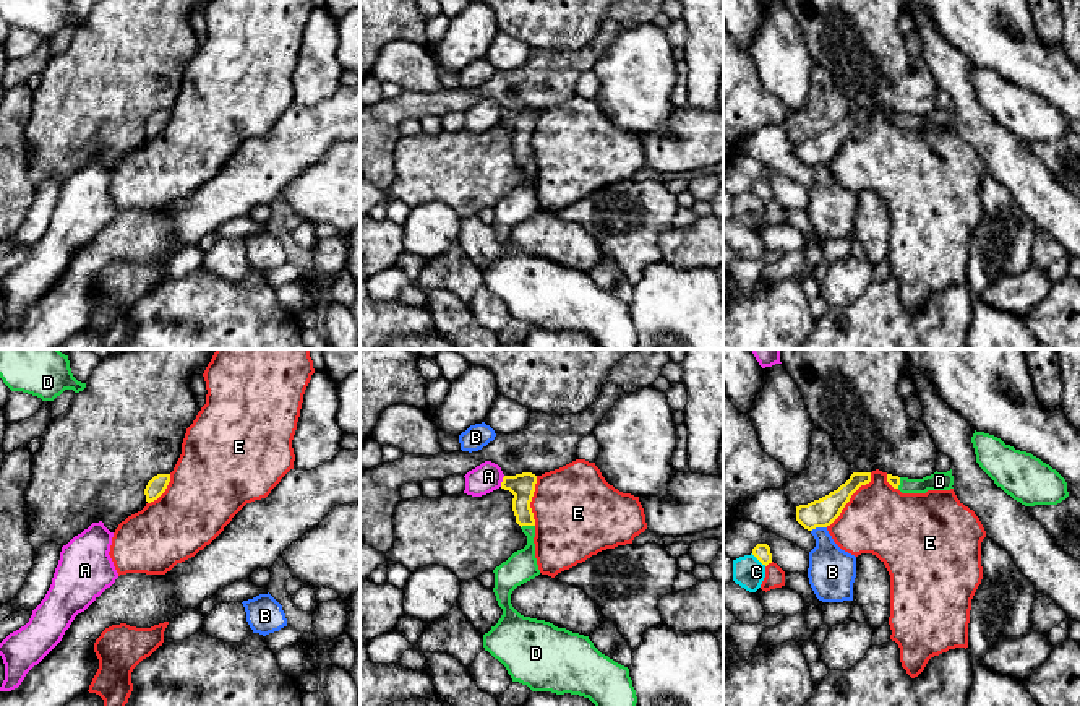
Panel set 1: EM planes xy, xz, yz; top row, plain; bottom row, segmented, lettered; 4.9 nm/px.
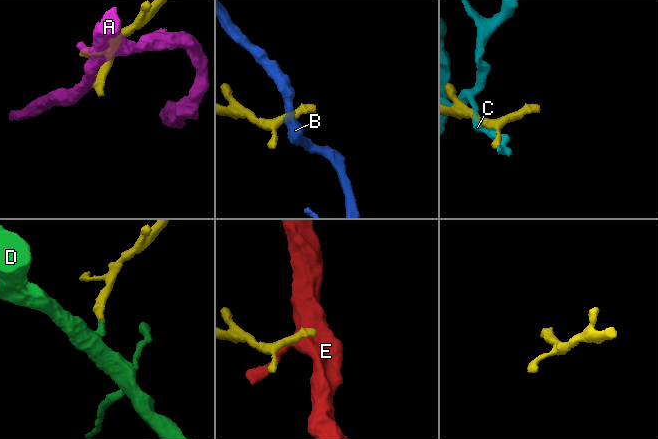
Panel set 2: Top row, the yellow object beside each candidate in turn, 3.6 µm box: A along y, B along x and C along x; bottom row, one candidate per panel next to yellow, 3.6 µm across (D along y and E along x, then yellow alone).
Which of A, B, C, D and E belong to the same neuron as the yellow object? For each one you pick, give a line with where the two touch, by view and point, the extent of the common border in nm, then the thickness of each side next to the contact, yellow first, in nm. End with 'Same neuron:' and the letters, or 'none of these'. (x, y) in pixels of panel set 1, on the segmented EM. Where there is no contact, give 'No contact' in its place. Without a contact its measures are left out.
D: Touches yellow at xz (527, 525). Shared border 70 nm. Thickness 130 nm (yellow) against 160 nm
Same neuron: D

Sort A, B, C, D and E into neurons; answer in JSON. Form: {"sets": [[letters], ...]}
{"sets": [["A"], ["B"], ["C"], ["D"], ["E"]]}

